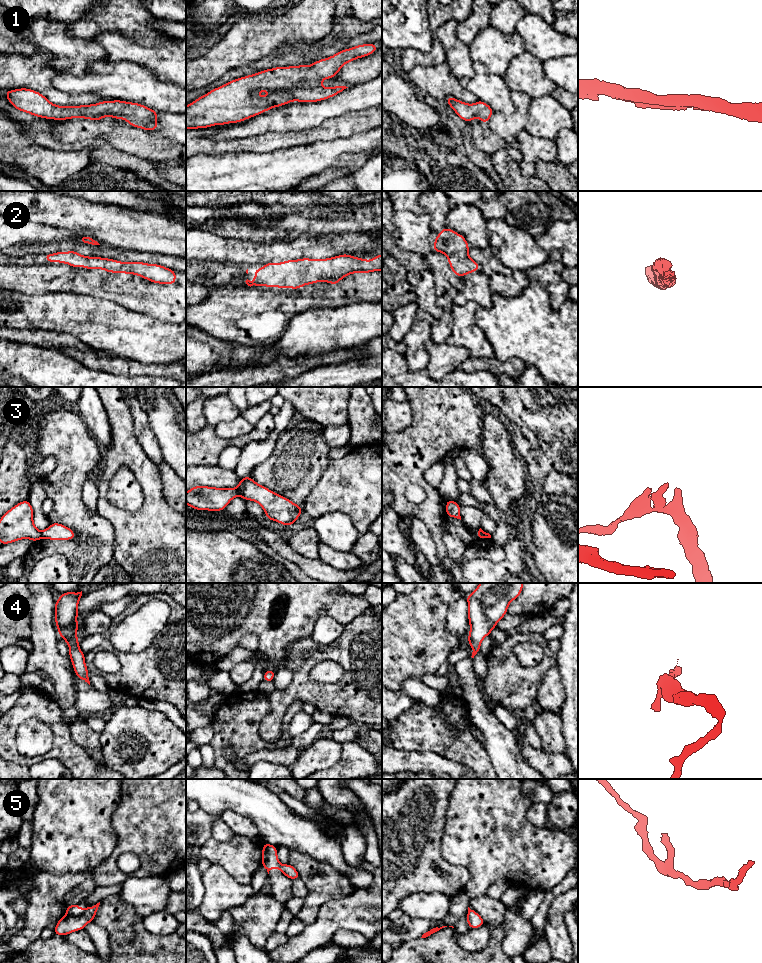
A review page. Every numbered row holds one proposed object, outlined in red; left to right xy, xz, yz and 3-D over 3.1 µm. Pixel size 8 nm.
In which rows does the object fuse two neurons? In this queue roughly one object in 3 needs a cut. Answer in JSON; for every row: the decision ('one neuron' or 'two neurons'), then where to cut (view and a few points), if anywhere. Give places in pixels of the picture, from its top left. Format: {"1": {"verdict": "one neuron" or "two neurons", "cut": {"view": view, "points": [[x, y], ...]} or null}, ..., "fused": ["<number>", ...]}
{"1": {"verdict": "one neuron", "cut": null}, "2": {"verdict": "one neuron", "cut": null}, "3": {"verdict": "two neurons", "cut": {"view": "xz", "points": [[236, 488], [240, 495]]}}, "4": {"verdict": "one neuron", "cut": null}, "5": {"verdict": "two neurons", "cut": {"view": "xy", "points": [[87, 908], [78, 916], [66, 915]]}}, "fused": ["3", "5"]}

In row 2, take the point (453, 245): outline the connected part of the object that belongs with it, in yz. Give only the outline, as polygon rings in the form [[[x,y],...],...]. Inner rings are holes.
[[[450,228],[438,232],[433,243],[433,250],[447,256],[450,268],[458,277],[480,270],[480,265],[468,255],[469,244],[459,233]]]

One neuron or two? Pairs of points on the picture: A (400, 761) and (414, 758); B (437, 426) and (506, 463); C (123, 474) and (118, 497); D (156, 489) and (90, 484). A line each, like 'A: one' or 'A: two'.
A: one
B: two
C: one
D: two

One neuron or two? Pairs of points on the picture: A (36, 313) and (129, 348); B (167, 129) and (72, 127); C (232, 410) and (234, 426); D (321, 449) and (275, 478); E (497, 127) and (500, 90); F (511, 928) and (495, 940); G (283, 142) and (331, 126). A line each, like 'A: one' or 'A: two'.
A: one
B: two
C: two
D: one
E: two
F: two
G: one

